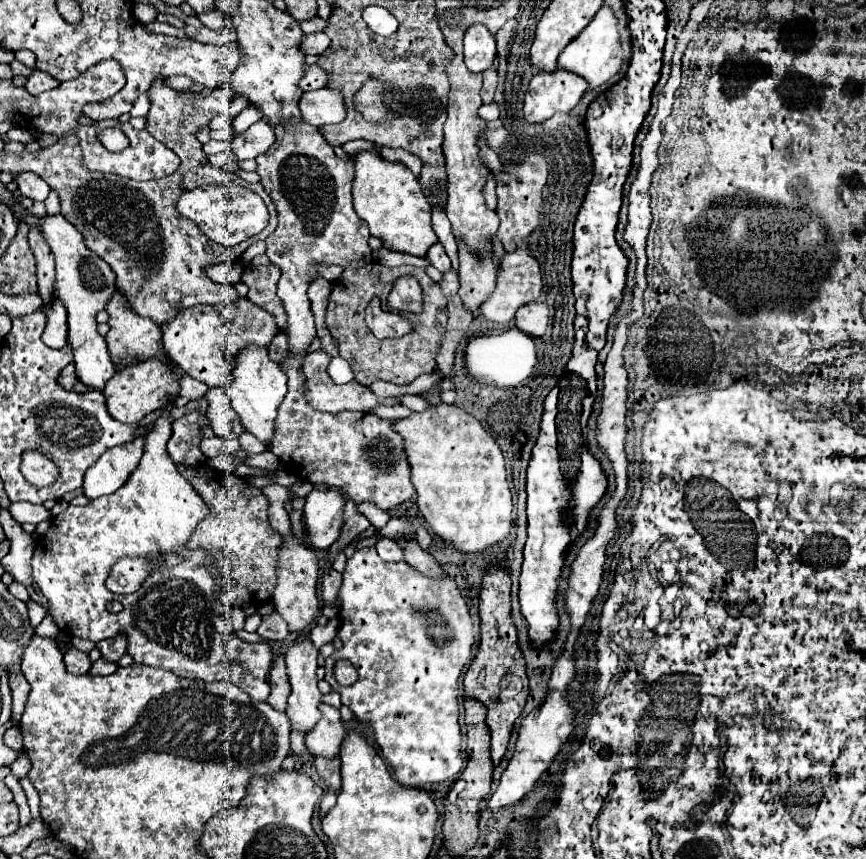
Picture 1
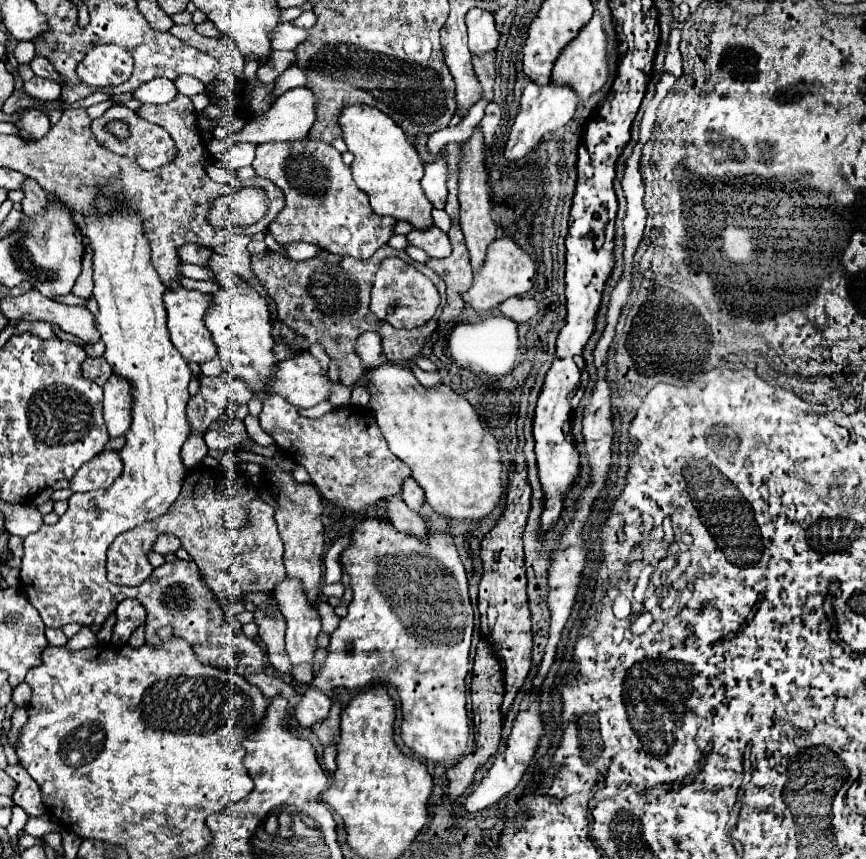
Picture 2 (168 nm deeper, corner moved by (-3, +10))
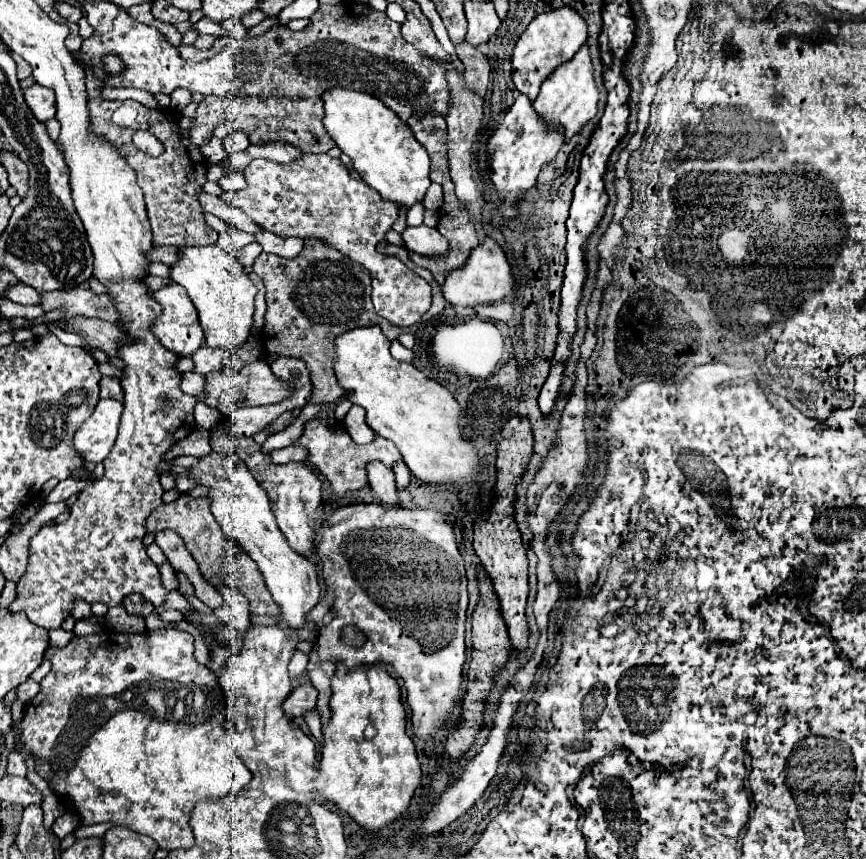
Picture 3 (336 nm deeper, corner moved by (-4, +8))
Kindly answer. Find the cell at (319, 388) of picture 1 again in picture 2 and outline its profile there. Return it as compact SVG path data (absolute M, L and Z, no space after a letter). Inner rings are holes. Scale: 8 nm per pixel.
M301 351L291 359L281 361L275 377L277 381L271 391L303 409L329 399L333 389L333 381L325 375L323 367L309 351Z

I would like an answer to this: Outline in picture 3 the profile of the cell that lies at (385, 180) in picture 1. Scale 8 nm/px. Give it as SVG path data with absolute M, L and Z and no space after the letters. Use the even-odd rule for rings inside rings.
M332 87L320 99L324 101L322 123L326 131L340 147L340 151L352 159L352 167L362 175L366 185L376 189L382 195L382 199L394 201L396 205L412 207L416 201L424 199L424 193L430 187L430 159L426 155L426 149L414 139L410 127L394 111L390 111L384 103L380 103L380 99L364 91L354 91L346 87Z

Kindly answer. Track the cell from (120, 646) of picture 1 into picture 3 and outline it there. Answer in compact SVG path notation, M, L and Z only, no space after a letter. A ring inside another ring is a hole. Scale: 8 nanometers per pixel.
M126 595L122 603L124 603L124 607L126 607L126 611L128 611L130 615L148 617L148 615L154 611L152 603L148 603L142 595Z

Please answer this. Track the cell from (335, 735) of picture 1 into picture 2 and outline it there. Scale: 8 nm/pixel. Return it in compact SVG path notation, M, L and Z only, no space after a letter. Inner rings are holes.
M309 689L303 693L303 699L295 709L295 719L299 721L299 725L303 729L311 729L315 723L327 719L331 703L333 703L333 699L329 695L325 695L323 691Z

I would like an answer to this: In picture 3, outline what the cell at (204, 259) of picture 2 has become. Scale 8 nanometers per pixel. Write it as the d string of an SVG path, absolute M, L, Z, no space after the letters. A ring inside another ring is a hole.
M152 247L152 251L148 251L148 259L150 261L160 261L160 263L176 263L176 247Z

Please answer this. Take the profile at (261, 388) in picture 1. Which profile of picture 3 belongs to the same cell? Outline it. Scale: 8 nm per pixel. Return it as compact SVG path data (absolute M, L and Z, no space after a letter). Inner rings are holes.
M218 245L178 247L178 263L170 265L168 279L188 291L188 297L198 311L208 347L232 349L234 345L242 345L248 339L252 329L254 297L258 289L248 279L244 267L234 255L222 251Z

